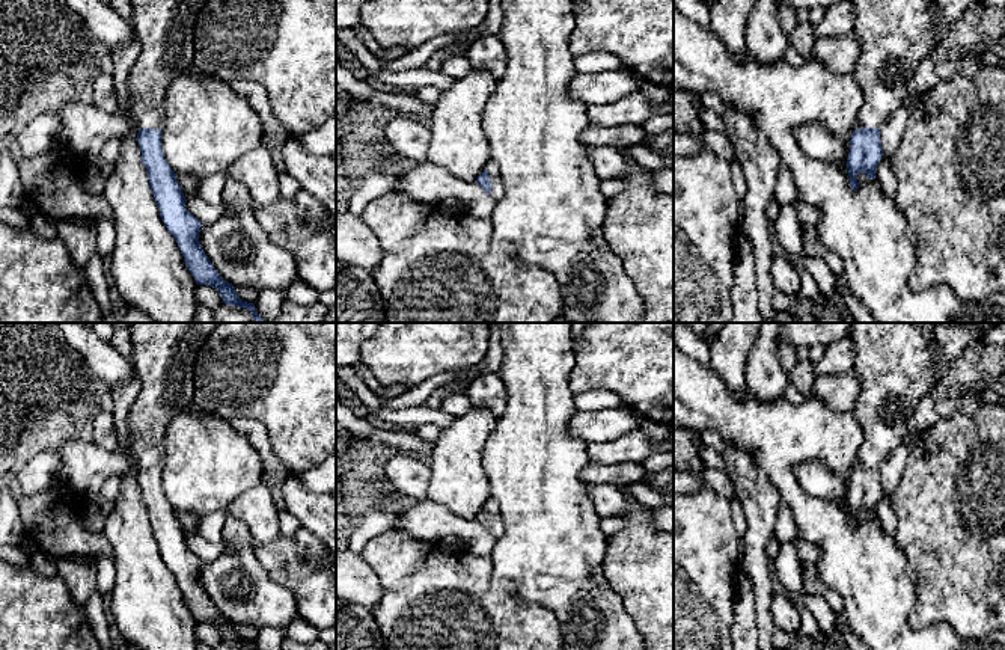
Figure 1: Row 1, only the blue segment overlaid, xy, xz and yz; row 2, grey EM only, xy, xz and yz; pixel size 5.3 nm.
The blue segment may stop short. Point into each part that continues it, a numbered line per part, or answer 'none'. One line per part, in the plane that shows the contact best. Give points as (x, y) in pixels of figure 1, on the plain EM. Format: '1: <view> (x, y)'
1: xz (493, 508)

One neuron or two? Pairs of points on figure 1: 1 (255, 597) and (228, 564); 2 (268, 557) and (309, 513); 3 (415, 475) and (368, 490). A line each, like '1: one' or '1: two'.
1: one
2: two
3: two

